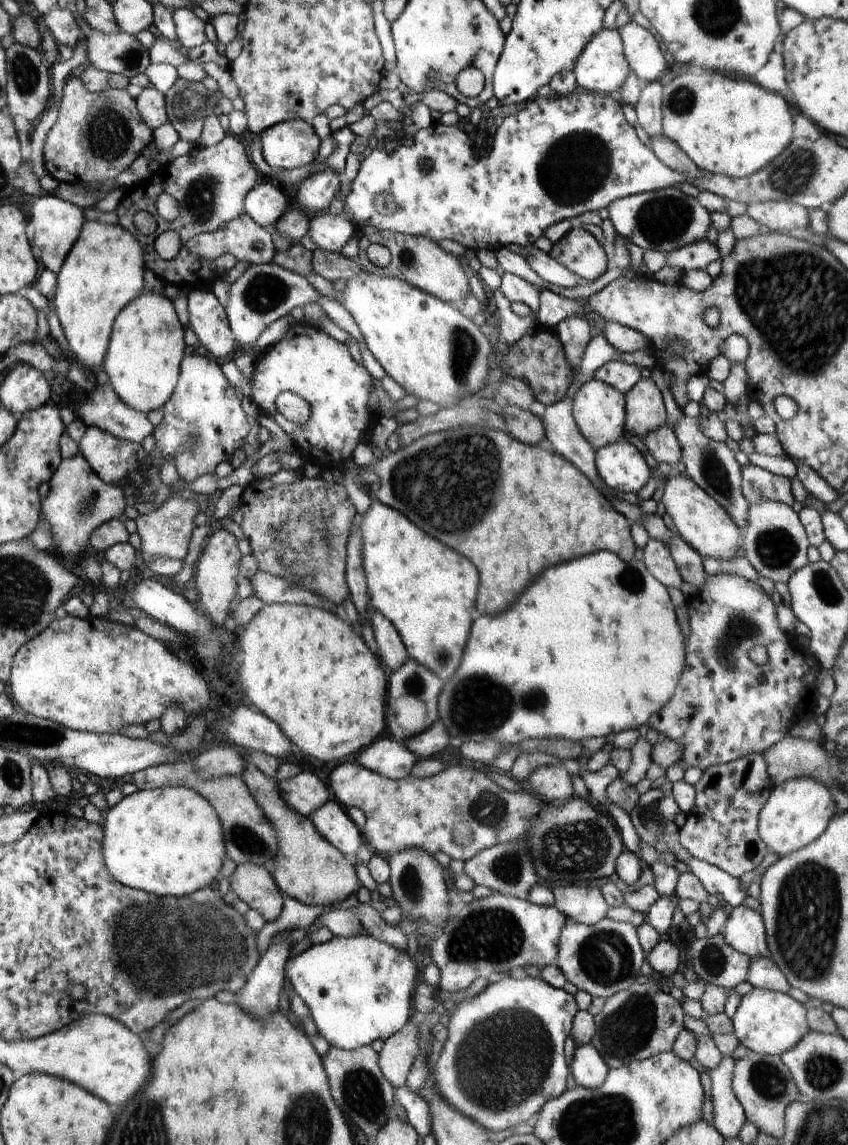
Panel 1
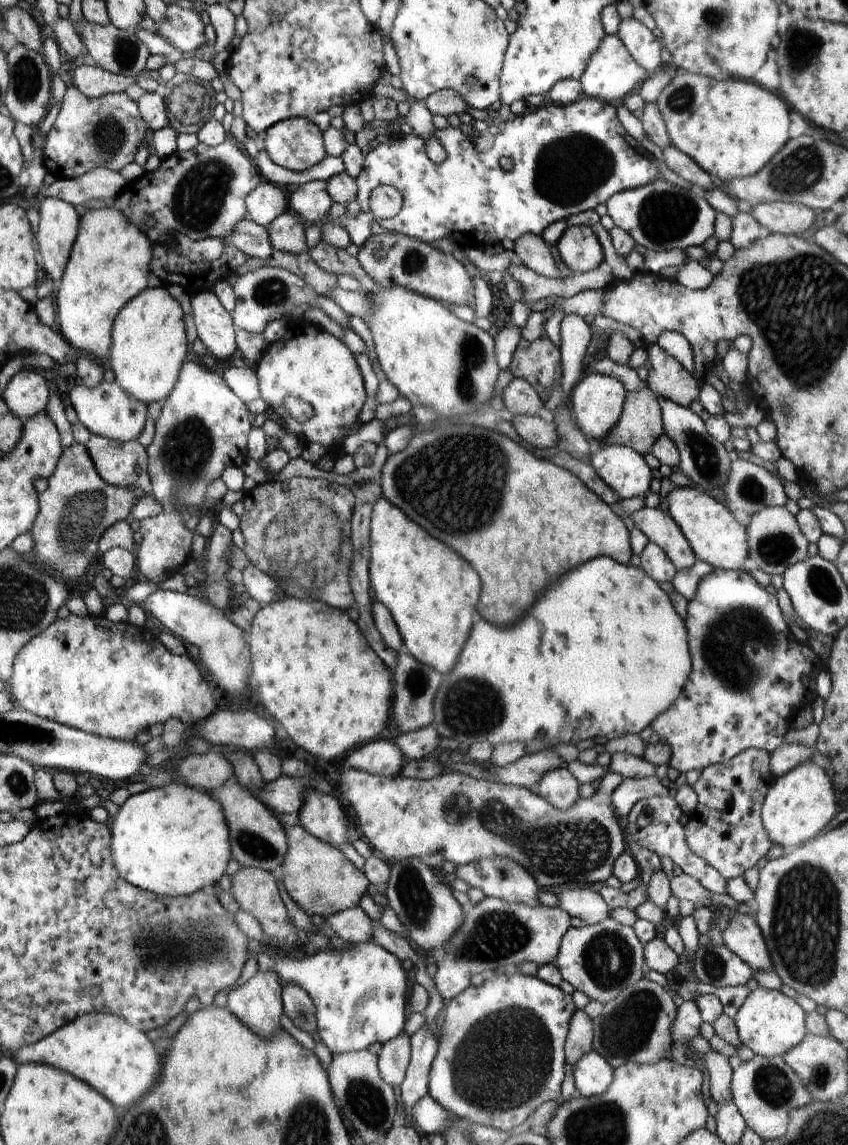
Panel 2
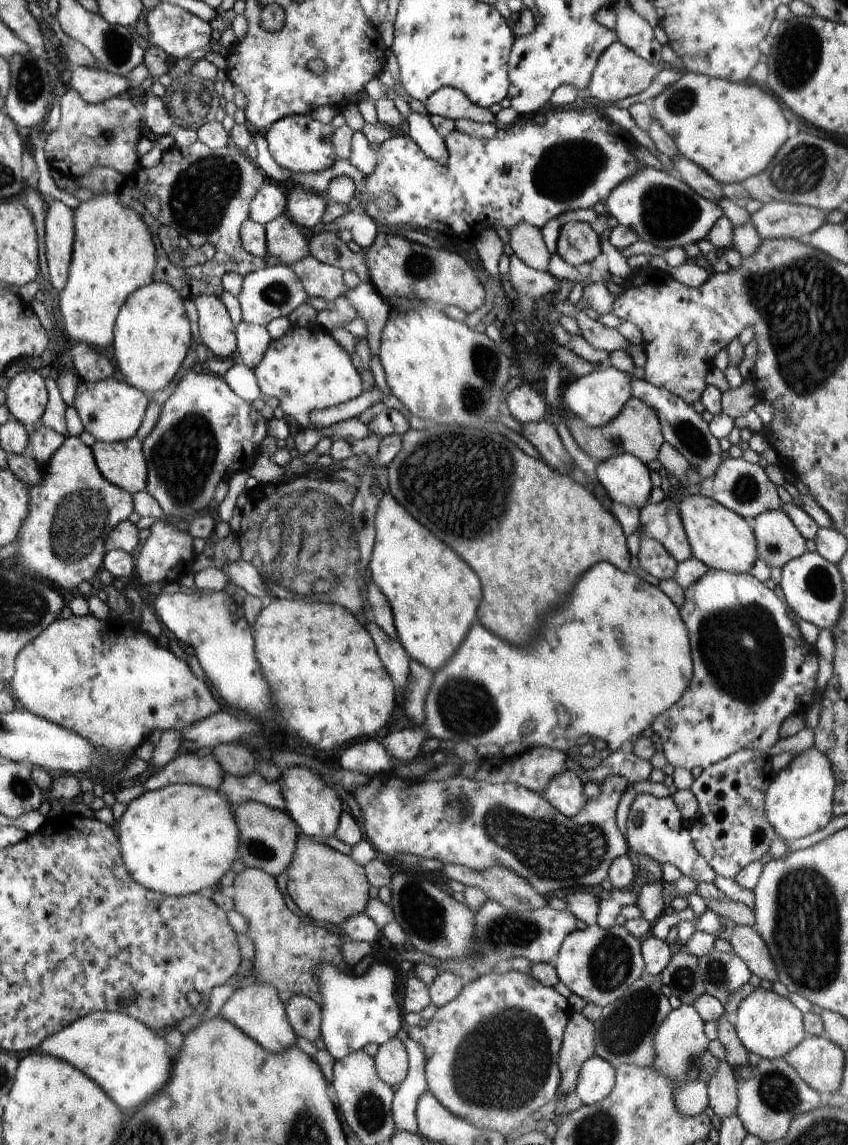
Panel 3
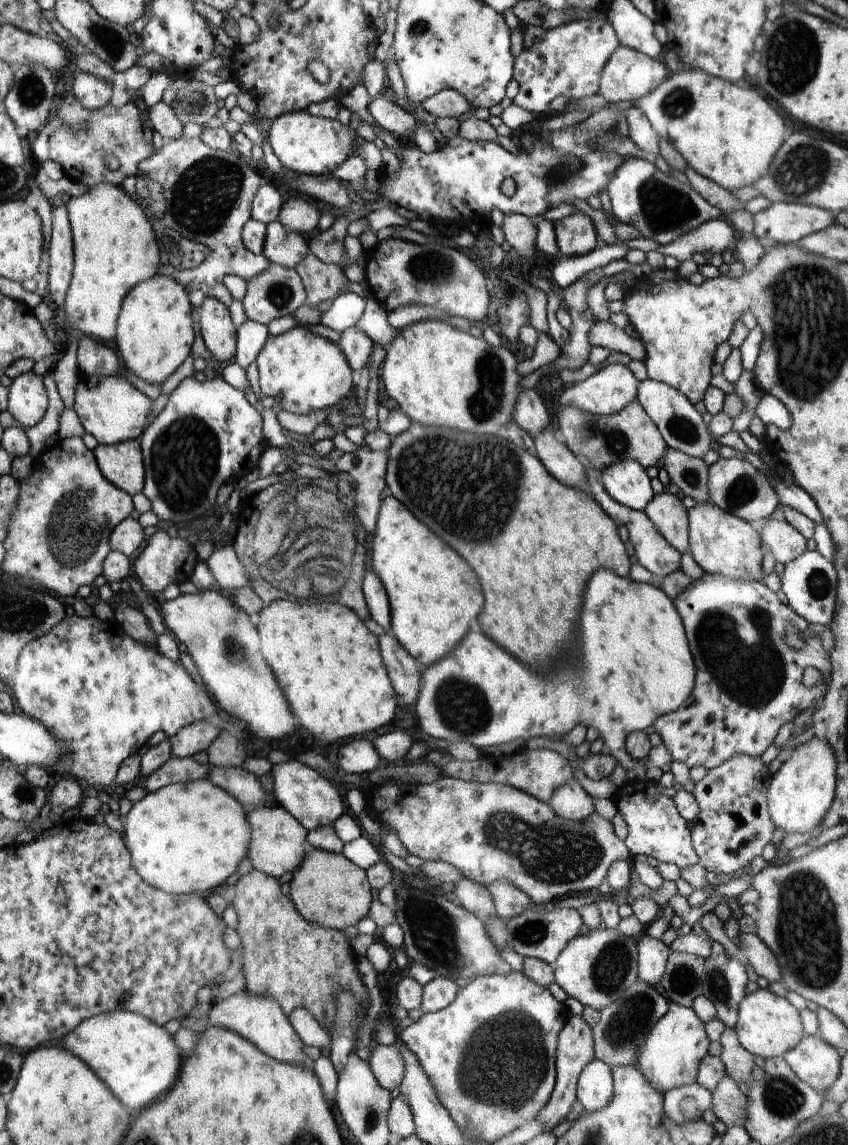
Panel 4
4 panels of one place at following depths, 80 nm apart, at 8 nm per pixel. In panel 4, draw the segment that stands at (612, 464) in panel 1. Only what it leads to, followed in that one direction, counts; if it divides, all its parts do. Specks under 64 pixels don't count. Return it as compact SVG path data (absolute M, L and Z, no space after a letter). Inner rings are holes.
M633 460L606 467L600 481L617 503L633 511L642 512L655 495L646 469Z

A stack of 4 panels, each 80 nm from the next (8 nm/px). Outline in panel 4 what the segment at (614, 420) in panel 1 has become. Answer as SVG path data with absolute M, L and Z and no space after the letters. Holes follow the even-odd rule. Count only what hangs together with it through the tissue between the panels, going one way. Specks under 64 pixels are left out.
M610 363L584 382L574 383L570 388L564 390L558 400L559 404L564 407L572 405L596 418L603 417L604 415L616 414L624 410L632 401L638 400L638 383L639 380L636 379L628 366L625 367L620 363Z

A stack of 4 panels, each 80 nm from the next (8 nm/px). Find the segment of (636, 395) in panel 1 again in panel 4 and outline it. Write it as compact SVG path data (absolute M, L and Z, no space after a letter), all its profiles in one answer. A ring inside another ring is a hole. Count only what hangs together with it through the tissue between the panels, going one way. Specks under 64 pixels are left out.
M638 400L632 401L616 414L594 417L572 405L566 405L557 415L556 432L574 456L584 455L590 466L602 472L606 467L625 460L636 461L642 468L656 466L662 460L667 445L658 427L644 412Z

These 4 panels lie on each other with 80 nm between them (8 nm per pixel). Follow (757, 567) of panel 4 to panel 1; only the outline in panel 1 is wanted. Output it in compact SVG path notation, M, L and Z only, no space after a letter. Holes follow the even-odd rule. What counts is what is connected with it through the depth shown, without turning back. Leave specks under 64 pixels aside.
M673 471L664 482L662 502L666 514L672 518L678 536L700 557L709 556L716 560L737 558L738 548L742 546L740 532L726 510L712 499L690 476Z

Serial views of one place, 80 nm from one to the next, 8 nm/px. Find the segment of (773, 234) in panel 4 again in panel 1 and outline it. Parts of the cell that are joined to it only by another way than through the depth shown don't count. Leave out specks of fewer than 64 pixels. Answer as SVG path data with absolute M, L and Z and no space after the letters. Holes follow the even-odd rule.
M767 201L746 205L747 216L766 226L771 233L791 232L809 226L810 210L785 201Z

